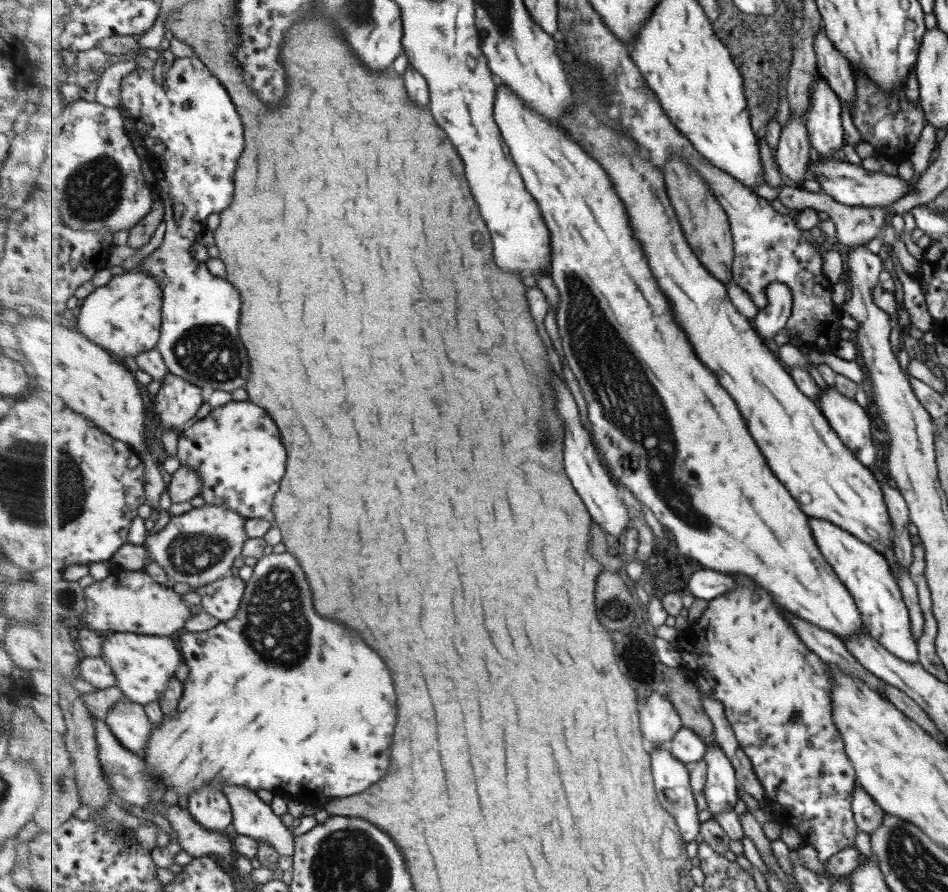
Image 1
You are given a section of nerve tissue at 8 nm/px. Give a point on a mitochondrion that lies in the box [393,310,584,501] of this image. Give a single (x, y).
(543, 425)

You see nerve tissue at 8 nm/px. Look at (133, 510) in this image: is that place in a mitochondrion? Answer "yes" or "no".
no

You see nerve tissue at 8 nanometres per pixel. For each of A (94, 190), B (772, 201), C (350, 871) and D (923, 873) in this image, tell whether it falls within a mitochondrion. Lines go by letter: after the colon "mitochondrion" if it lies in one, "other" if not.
A: mitochondrion
B: other
C: mitochondrion
D: mitochondrion

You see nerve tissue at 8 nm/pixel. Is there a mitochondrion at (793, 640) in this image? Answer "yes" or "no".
no

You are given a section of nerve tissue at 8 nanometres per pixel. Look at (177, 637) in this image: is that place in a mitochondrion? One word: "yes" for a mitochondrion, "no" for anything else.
no

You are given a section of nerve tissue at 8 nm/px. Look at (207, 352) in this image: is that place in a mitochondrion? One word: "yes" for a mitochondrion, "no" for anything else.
yes

